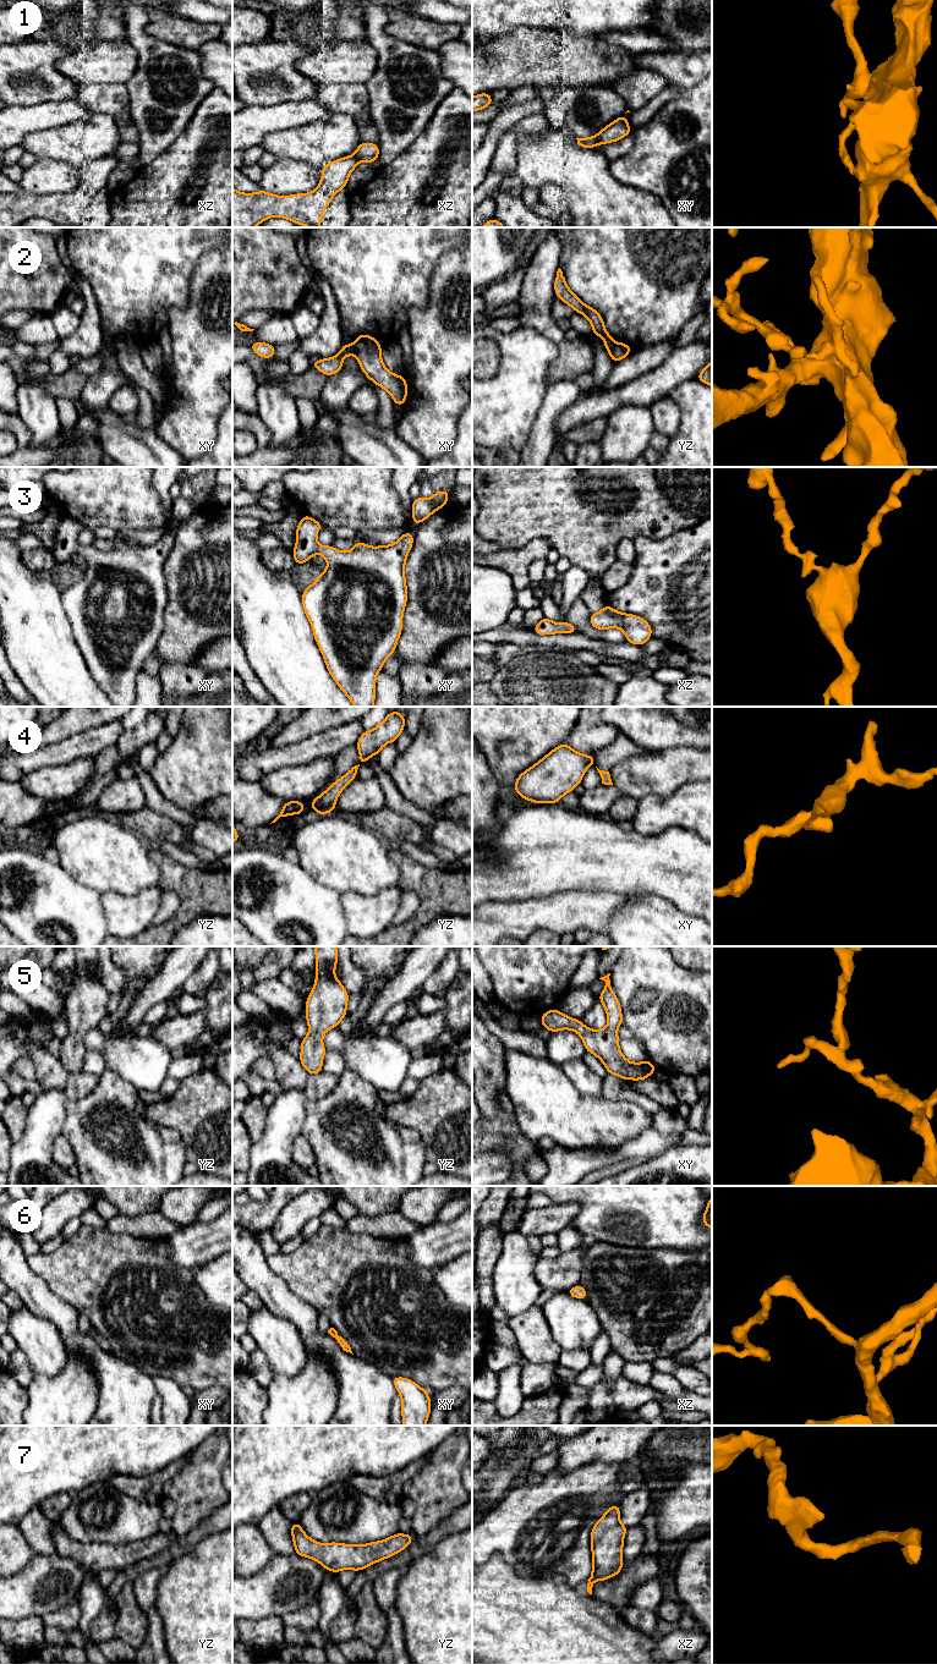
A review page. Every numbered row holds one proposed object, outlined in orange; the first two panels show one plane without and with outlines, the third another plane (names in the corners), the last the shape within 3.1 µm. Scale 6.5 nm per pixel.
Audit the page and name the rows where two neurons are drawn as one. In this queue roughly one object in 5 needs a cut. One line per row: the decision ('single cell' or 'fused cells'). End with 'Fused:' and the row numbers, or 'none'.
1: fused cells
2: fused cells
3: single cell
4: single cell
5: single cell
6: single cell
7: single cell
Fused: 1, 2

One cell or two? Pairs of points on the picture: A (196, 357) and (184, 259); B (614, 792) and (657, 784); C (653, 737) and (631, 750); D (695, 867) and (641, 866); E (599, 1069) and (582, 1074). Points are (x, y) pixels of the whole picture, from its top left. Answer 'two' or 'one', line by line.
A: two
B: two
C: two
D: one
E: two

